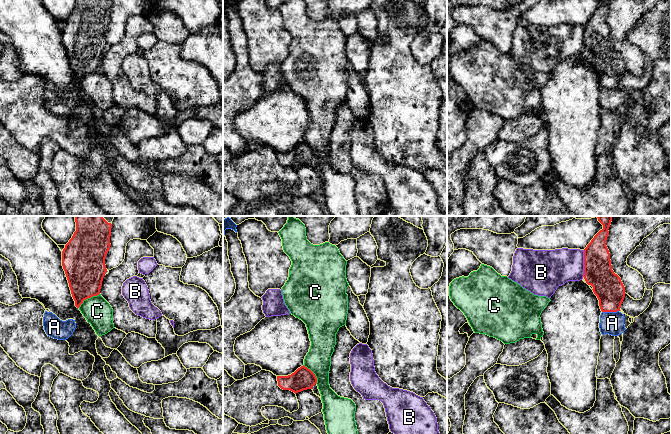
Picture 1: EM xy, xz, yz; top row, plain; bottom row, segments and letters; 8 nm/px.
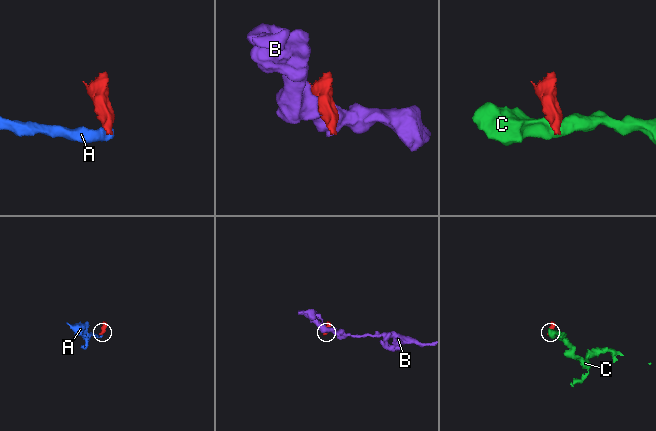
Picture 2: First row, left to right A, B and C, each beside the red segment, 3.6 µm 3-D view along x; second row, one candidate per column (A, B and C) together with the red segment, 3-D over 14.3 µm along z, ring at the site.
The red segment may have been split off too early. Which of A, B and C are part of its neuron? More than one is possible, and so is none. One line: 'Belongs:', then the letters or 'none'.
Belongs: none

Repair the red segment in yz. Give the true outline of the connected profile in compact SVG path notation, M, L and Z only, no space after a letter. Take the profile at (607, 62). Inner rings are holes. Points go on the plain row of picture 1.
M610 0L600 6L584 25L584 55L593 63L602 88L617 88L625 73L621 54L612 46L610 29L606 22Z

